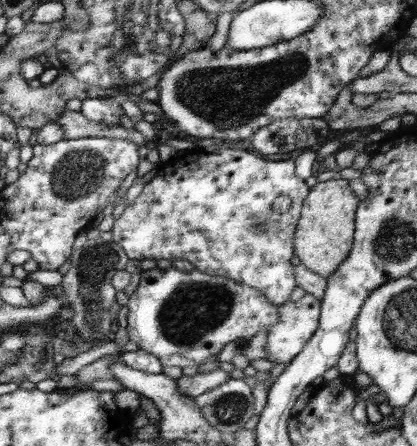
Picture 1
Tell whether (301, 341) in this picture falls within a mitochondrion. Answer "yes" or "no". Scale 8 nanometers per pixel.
no

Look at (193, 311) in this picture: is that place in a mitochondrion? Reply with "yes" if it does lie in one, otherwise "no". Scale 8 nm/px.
yes

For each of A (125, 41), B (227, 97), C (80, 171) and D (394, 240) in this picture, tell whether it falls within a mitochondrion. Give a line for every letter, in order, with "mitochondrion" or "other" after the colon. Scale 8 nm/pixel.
A: mitochondrion
B: mitochondrion
C: mitochondrion
D: mitochondrion

